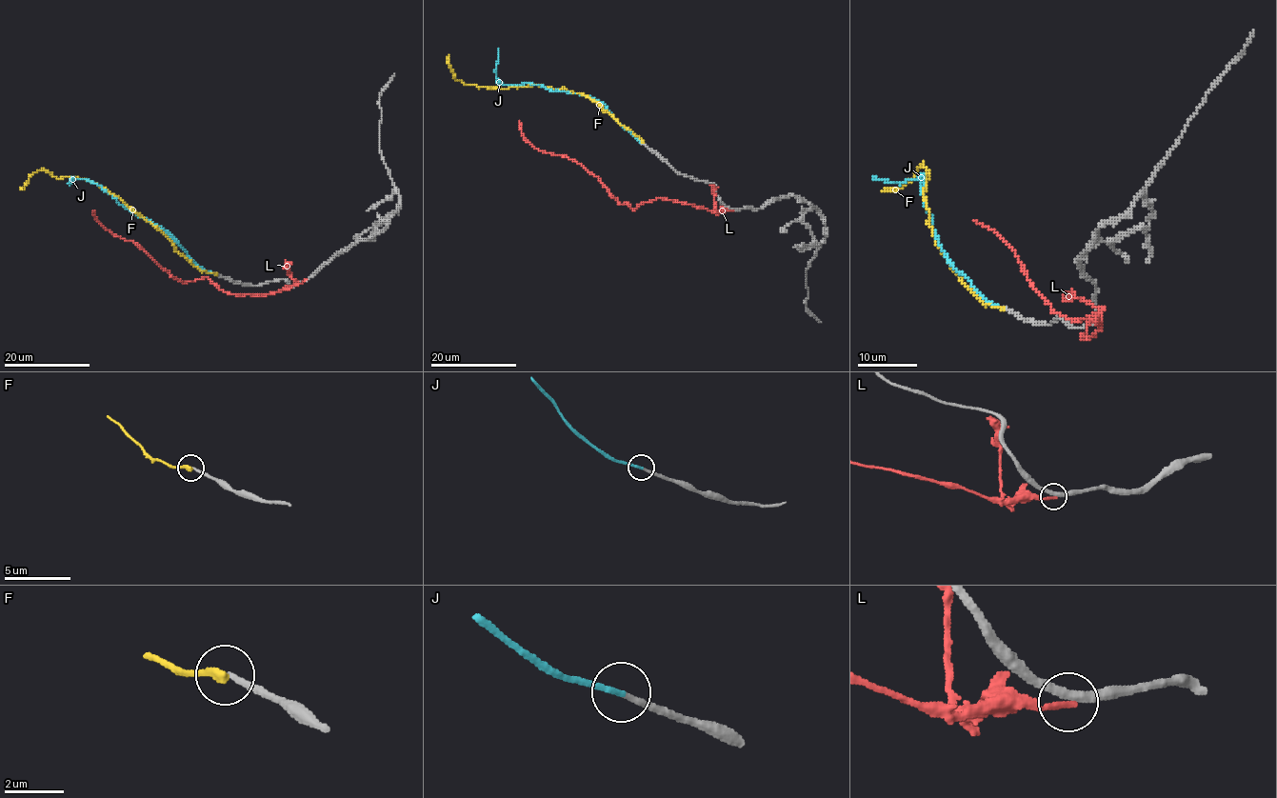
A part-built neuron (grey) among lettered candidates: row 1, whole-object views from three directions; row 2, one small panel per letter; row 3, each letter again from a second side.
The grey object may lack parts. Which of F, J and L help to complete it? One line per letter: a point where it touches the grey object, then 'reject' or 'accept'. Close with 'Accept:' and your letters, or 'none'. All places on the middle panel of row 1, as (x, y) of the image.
F: meets grey at (642, 142); reject
J: meets grey at (641, 142); accept
L: meets grey at (732, 210); reject
Accept: J

